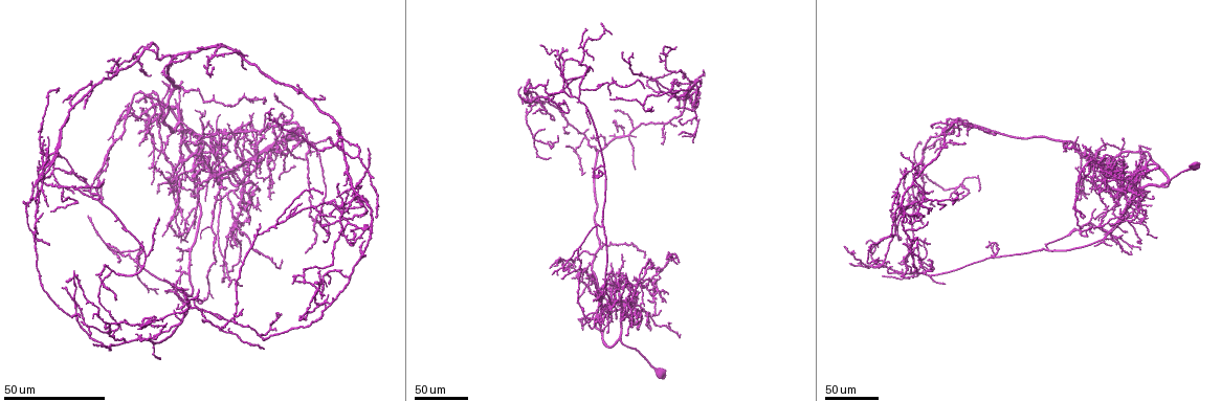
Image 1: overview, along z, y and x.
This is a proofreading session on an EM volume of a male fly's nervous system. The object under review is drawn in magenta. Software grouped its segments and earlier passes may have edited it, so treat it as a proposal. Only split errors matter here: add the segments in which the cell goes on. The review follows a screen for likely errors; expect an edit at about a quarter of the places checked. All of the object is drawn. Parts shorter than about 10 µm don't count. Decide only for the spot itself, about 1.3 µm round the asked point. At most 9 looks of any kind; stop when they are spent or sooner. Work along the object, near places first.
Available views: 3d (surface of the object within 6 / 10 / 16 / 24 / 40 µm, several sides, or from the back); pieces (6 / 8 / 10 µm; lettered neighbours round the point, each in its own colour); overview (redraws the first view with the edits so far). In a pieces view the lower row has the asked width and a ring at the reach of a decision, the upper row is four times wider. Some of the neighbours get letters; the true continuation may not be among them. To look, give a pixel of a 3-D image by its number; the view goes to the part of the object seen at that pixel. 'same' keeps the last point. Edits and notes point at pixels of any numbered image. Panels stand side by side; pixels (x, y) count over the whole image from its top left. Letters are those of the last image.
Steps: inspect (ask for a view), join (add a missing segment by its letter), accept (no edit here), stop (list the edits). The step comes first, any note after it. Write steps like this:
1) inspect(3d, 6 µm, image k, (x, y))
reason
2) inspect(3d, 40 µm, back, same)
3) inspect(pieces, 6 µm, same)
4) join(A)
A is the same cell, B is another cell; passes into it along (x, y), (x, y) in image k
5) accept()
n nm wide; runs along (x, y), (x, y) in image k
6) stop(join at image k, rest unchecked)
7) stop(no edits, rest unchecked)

inspect(3d, 40 µm, image 1, (353, 244))
branch stops here

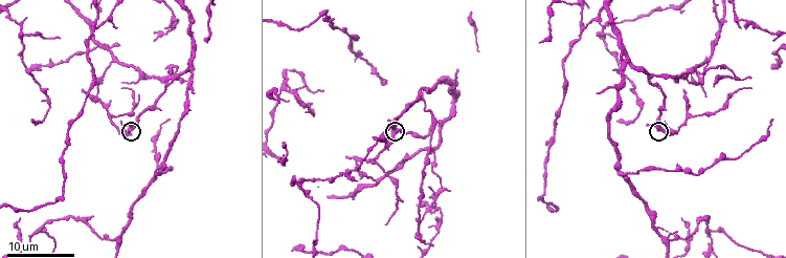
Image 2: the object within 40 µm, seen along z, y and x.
inspect(pieces, 8 µm, image 2, (647, 124))
see the neighbours

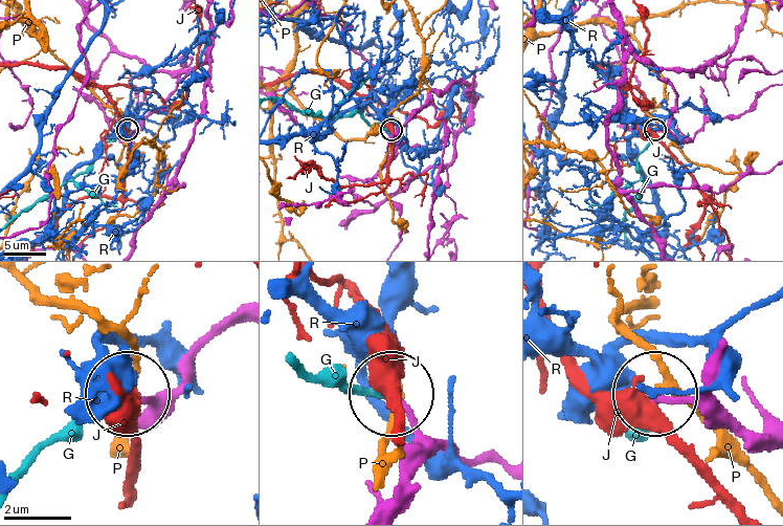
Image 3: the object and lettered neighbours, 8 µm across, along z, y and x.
join(G)
G is the same cell, J, P and R are other cells; it goes on there

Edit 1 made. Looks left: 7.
inspect(3d, 40 µm, image 1, (186, 290))
thin end

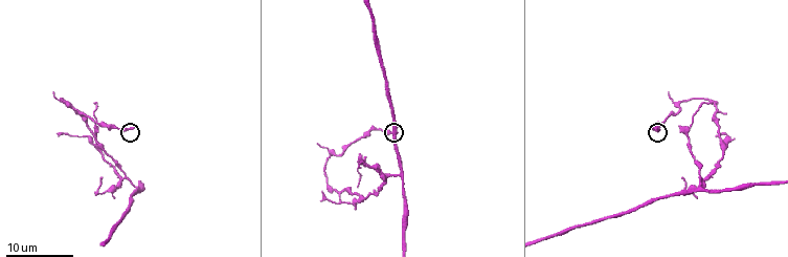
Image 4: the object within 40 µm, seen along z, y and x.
inspect(pieces, 6 µm, image 4, (131, 128))
what lies round it

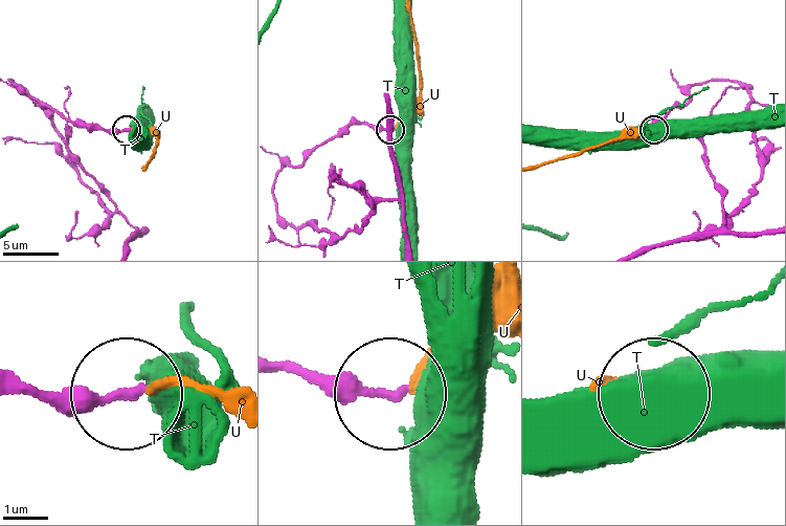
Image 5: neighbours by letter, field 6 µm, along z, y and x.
accept()
T and U are other cells; runs along (21, 396), (118, 396) in image 5; no lettered segment goes on from it

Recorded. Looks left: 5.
inspect(3d, 24 µm, image 1, (168, 294))
end of a long branch

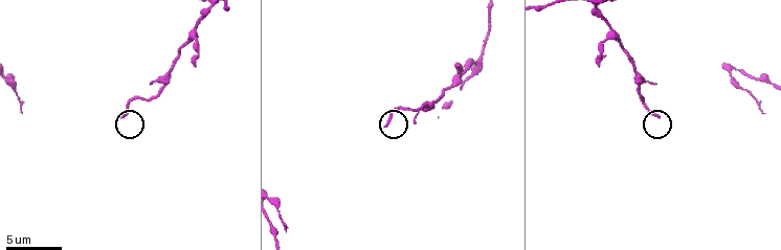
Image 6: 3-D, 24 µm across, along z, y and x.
inspect(3d, 10 µm, image 6, (124, 118))

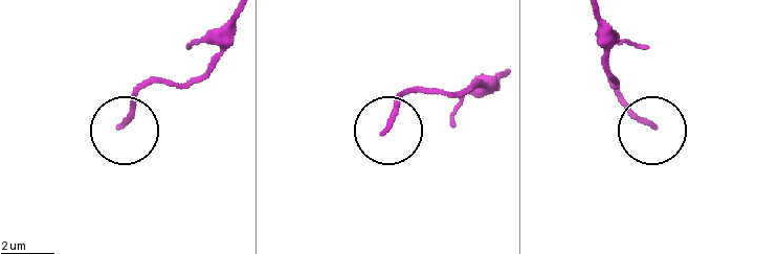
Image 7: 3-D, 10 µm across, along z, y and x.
inspect(pieces, 6 µm, image 7, (385, 130))
see the neighbours

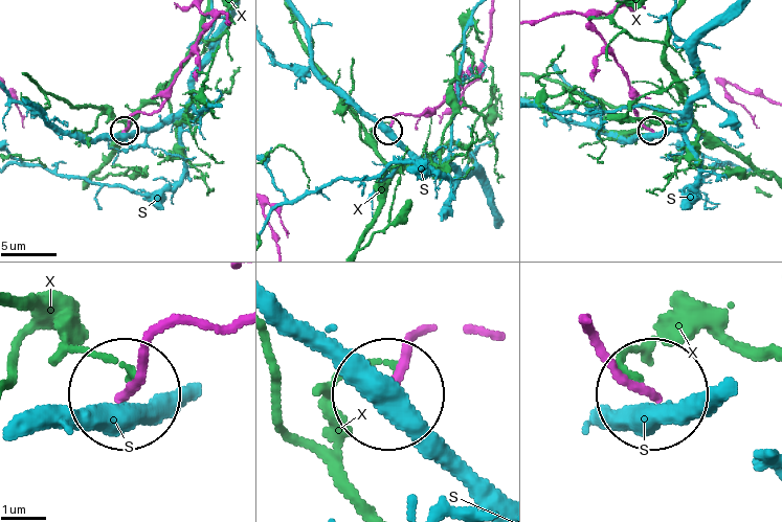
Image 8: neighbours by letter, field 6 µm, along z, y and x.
accept()
150 nm wide; S and X are other cells; runs along (219, 16), (181, 65), (166, 101), (135, 114), (125, 129) in image 8; none of them fits

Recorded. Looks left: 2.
inspect(3d, 40 µm, image 1, (1125, 147))
an open end

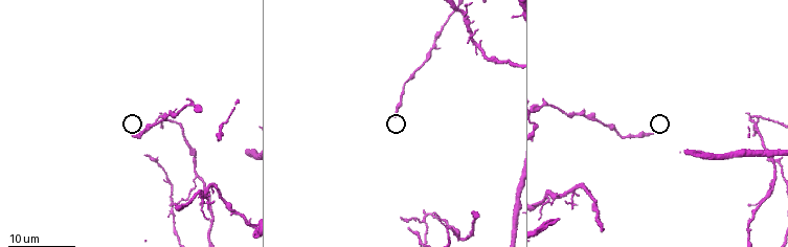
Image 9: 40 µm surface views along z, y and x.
inspect(pieces, 8 µm, image 9, (396, 117))

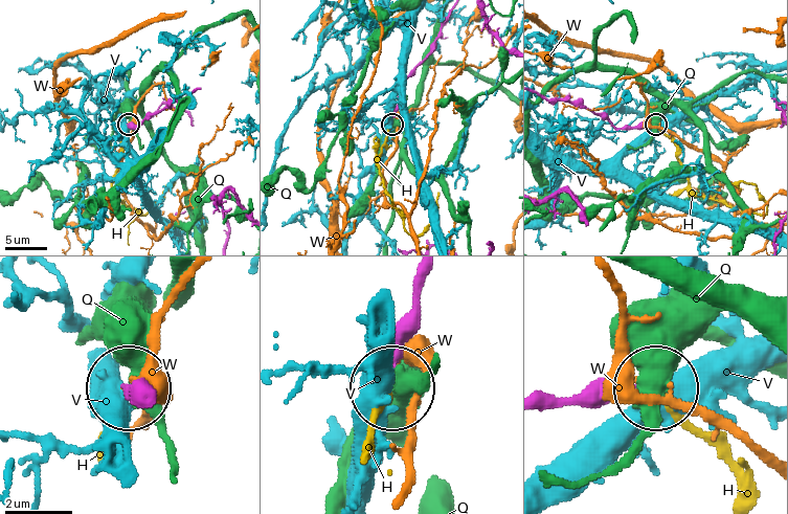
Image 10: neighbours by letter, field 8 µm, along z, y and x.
join(H)
H is the same cell, Q, V and W are other cells; it goes on there

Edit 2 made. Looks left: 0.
stop(join at image 3, join at image 10, rest unchecked)

